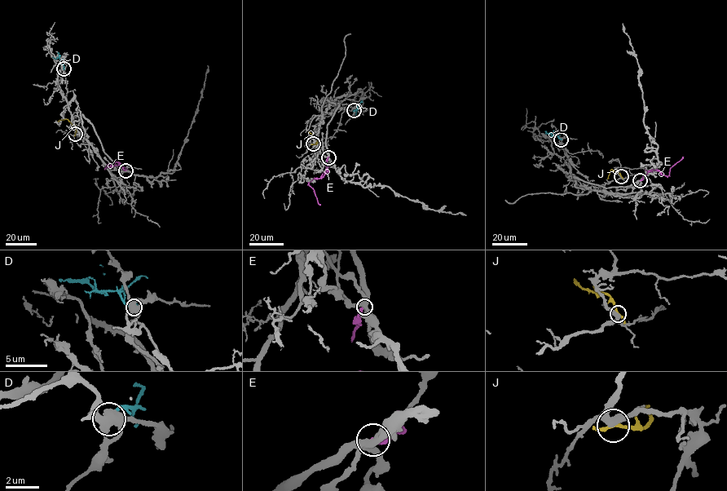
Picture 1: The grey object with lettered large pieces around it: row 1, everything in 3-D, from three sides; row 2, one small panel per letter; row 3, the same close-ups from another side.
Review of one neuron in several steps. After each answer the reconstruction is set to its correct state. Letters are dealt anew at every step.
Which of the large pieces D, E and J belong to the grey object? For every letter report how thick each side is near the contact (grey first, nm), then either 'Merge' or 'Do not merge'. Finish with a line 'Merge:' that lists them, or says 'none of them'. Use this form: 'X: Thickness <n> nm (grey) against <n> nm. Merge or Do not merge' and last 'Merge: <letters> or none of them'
D: Thickness 480 nm (grey) against 280 nm. Do not merge
E: Thickness 480 nm (grey) against 260 nm. Merge
J: Thickness 380 nm (grey) against 180 nm. Do not merge
Merge: E

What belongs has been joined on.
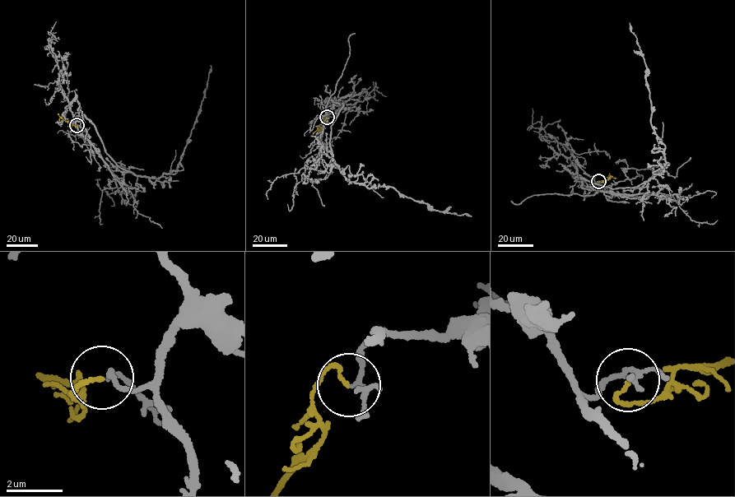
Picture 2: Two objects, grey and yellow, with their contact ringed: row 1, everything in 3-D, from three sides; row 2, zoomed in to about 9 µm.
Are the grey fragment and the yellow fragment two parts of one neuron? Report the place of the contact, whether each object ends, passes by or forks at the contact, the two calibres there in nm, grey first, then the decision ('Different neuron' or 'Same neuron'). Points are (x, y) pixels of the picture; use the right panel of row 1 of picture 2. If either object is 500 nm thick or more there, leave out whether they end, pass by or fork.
Place: (598, 181). At the ring grey passes by. At the ring yellow ends. Thickness 130 nm (grey) against 110 nm. Same neuron

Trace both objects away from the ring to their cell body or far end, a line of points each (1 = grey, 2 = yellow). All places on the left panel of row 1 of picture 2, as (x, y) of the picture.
1: (77, 125), (111, 170), (151, 178), (174, 174), (200, 112), (210, 65)
2: (77, 125), (62, 118), (59, 121)

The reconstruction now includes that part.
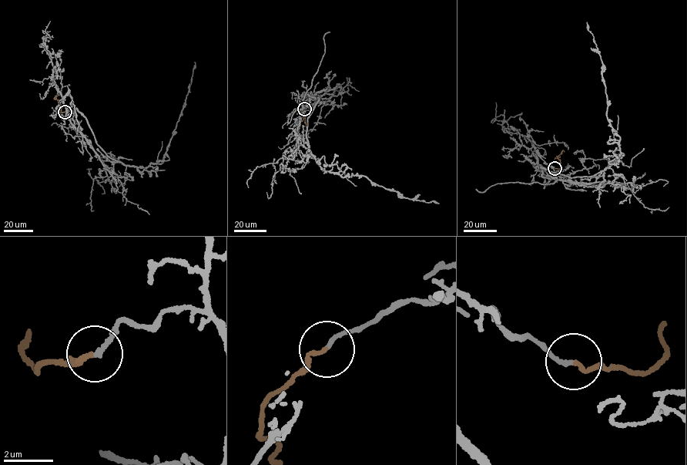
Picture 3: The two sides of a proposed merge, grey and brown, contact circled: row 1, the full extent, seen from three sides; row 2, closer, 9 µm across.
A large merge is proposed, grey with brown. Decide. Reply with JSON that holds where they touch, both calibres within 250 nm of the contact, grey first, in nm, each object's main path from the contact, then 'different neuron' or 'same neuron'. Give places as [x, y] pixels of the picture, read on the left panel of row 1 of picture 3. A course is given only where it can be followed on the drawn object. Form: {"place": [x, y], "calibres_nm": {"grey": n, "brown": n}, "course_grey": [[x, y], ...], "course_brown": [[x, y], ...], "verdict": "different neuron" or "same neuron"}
{"place": [65, 112], "calibres_nm": {"grey": 150, "brown": 160}, "course_grey": [[65, 111], [72, 110], [75, 128], [102, 160], [139, 167], [160, 163], [185, 106], [194, 62]], "course_brown": [[65, 111], [61, 112], [61, 106], [56, 97]], "verdict": "same neuron"}

